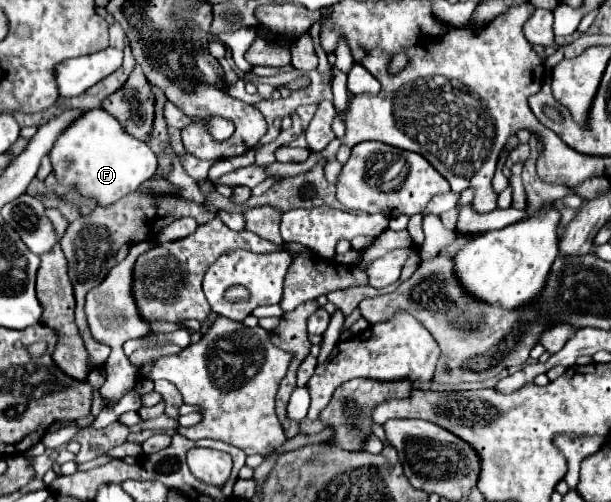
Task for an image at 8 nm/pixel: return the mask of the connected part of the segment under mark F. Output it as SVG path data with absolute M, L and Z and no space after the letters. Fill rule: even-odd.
M93 108L93 110L83 112L77 120L73 120L57 136L57 140L51 148L51 162L53 162L53 174L57 176L57 180L61 184L75 186L83 196L93 198L97 204L113 204L121 196L127 196L127 194L135 192L157 170L157 158L155 158L153 150L145 142L133 140L133 136L129 136L121 128L121 124L109 112L105 112L101 108Z

